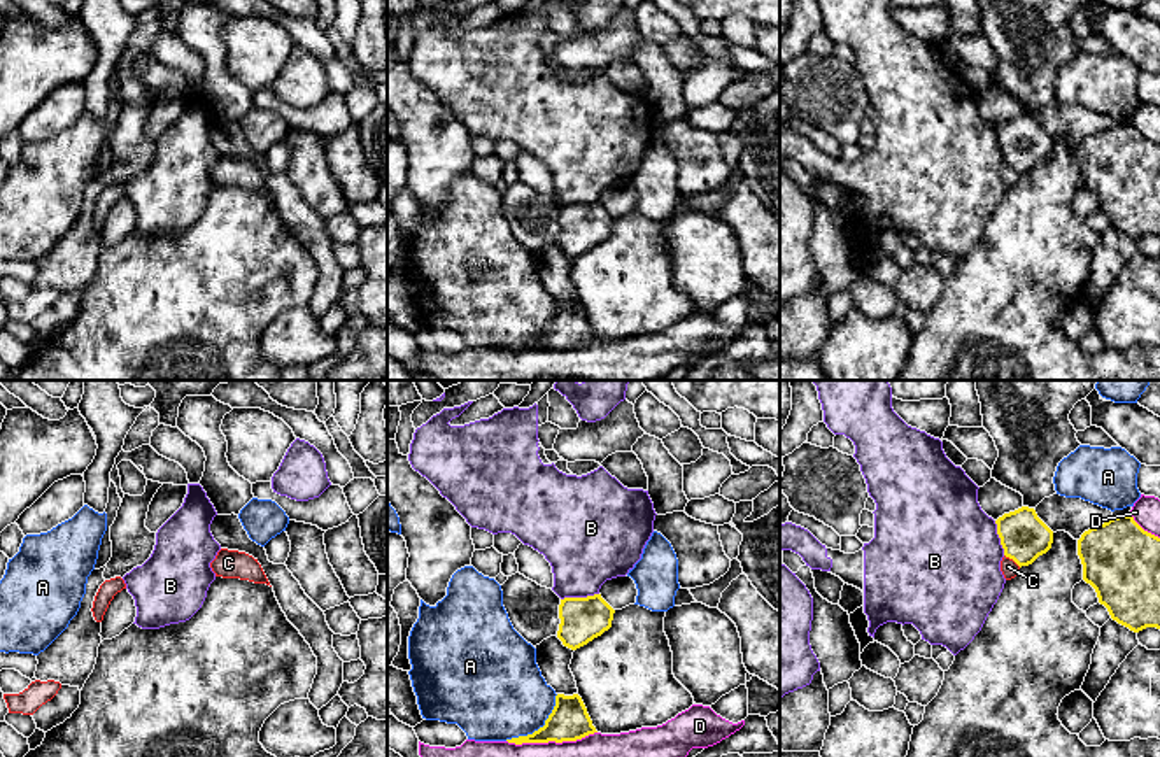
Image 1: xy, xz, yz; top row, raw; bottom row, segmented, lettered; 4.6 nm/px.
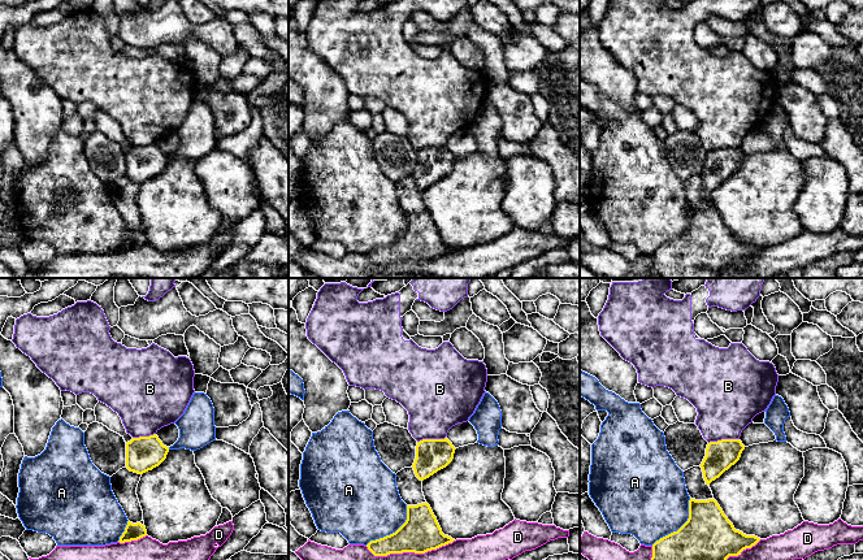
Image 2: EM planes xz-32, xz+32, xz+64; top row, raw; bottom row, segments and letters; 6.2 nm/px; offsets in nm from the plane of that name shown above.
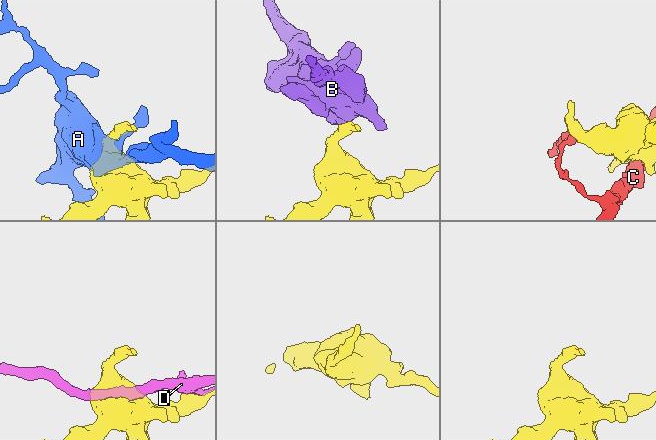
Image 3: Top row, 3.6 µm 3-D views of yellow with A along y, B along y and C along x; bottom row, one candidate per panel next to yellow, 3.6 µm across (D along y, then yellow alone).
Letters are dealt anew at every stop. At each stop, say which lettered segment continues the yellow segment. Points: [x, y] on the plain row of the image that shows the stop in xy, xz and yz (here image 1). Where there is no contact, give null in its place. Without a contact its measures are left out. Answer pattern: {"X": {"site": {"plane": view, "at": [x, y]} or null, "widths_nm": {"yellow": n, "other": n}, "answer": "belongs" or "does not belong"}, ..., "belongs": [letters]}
{"A": {"site": {"plane": "xz", "at": [540, 335]}, "widths_nm": {"yellow": 180, "other": 440}, "answer": "does not belong"}, "B": {"site": {"plane": "xz", "at": [579, 205]}, "widths_nm": {"yellow": 200, "other": 380}, "answer": "does not belong"}, "C": {"site": {"plane": "yz", "at": [1013, 167]}, "widths_nm": {"yellow": 220, "other": 80}, "answer": "does not belong"}, "D": {"site": {"plane": "xz", "at": [551, 347]}, "widths_nm": {"yellow": 180, "other": 220}, "answer": "does not belong"}, "belongs": []}

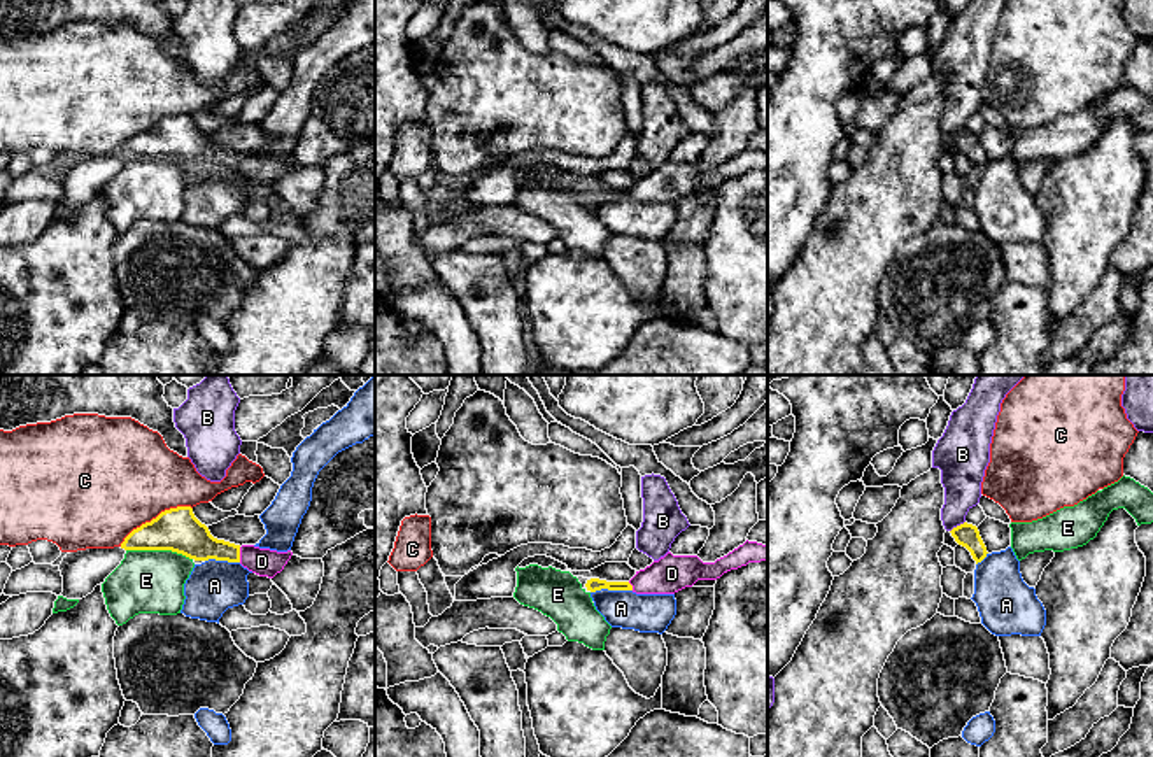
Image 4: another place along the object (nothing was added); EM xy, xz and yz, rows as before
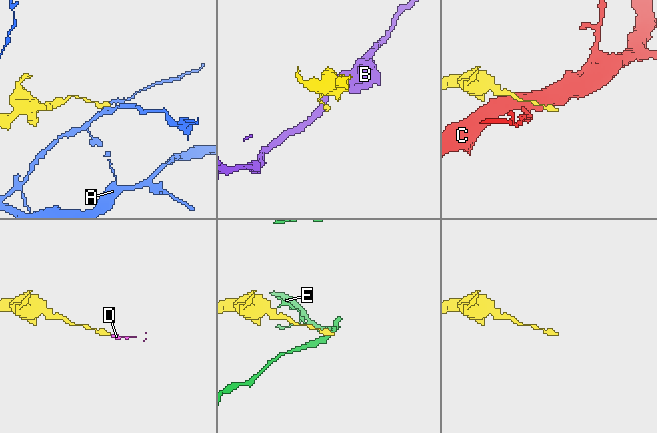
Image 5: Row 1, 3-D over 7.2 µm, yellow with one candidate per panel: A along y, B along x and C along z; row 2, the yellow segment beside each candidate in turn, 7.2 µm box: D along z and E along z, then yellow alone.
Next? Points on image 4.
{"A": {"site": {"plane": "xz", "at": [610, 197]}, "widths_nm": {"yellow": 60, "other": 180}, "answer": "does not belong"}, "B": {"site": {"plane": "yz", "at": [957, 134]}, "widths_nm": {"yellow": 110, "other": 200}, "answer": "does not belong"}, "C": {"site": {"plane": "xy", "at": [156, 125]}, "widths_nm": {"yellow": 200, "other": 480}, "answer": "does not belong"}, "D": {"site": {"plane": "xy", "at": [239, 162]}, "widths_nm": {"yellow": 170, "other": 130}, "answer": "belongs"}, "E": {"site": {"plane": "xy", "at": [160, 156]}, "widths_nm": {"yellow": 200, "other": 280}, "answer": "does not belong"}, "belongs": ["D"]}

